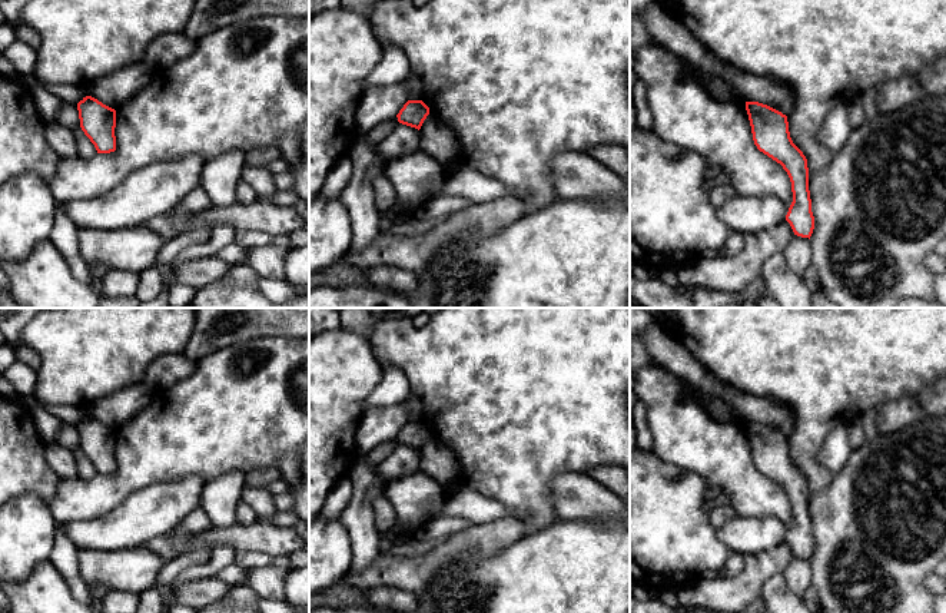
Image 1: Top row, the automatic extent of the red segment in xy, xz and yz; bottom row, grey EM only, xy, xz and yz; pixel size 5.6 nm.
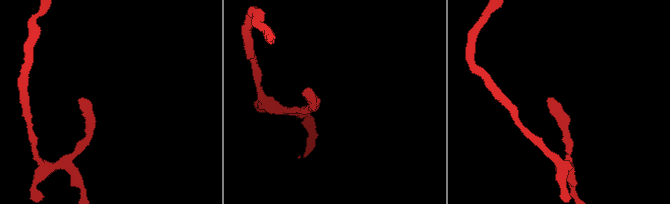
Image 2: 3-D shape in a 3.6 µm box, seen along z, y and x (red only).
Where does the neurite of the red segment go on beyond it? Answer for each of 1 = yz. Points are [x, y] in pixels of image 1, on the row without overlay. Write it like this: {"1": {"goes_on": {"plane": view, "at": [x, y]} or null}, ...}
{"1": {"goes_on": null}}

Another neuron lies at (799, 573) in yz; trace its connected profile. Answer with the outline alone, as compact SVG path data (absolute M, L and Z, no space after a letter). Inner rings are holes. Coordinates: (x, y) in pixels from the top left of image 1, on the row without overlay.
M794 556L783 574L790 590L799 597L803 597L807 589L811 586L813 571L809 559Z

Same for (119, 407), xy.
M145 382L129 385L89 404L87 414L116 431L149 405L153 392Z

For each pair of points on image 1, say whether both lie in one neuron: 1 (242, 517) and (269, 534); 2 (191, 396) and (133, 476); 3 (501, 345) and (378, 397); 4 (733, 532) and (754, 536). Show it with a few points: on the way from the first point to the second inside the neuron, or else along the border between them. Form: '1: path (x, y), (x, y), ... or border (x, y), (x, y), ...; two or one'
1: border (258, 519), (251, 523), (238, 524); two
2: path (189, 416), (149, 456); one
3: border (382, 367), (397, 367), (405, 375), (407, 400); two
4: path (739, 534), (749, 534); one

